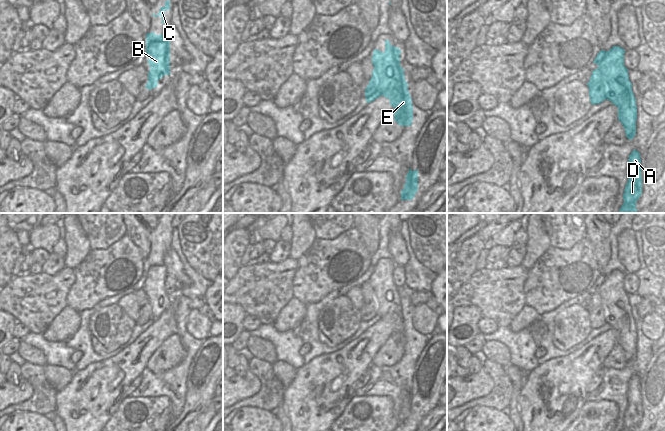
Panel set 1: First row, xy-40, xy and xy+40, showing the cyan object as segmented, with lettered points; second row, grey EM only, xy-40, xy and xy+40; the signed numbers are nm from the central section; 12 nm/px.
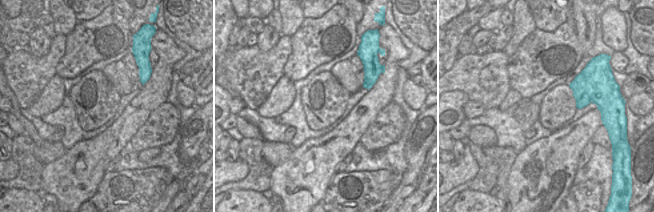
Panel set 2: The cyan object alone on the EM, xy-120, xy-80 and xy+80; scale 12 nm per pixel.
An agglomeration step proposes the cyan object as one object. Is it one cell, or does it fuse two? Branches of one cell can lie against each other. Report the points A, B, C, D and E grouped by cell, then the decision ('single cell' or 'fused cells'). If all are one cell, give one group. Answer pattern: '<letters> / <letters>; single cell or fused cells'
A B C D E; single cell

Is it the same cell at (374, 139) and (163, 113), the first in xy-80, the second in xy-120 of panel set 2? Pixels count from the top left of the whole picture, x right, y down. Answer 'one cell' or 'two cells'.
one cell

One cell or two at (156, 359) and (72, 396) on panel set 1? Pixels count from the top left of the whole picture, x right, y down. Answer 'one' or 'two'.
two

